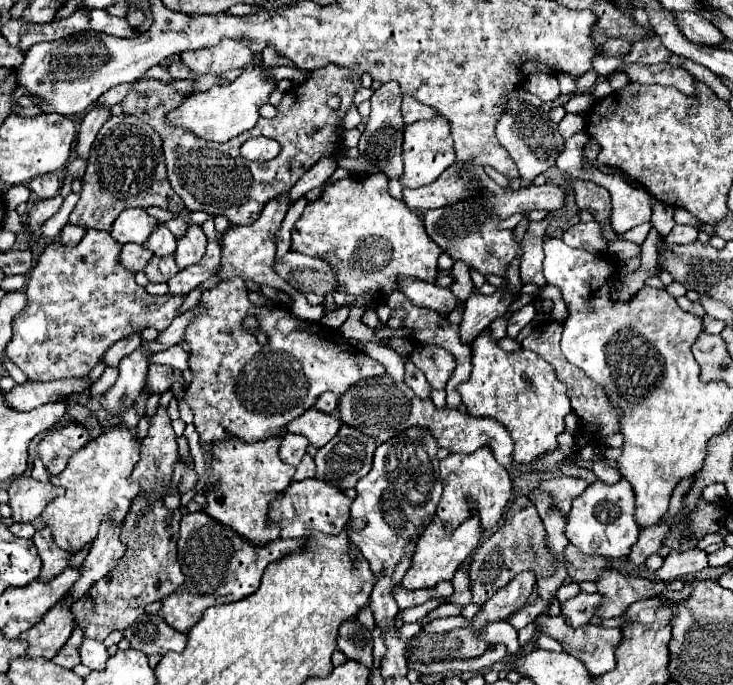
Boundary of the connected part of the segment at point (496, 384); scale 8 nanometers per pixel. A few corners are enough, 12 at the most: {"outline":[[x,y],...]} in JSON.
{"outline":[[488,328],[458,386],[470,416],[496,418],[530,464],[572,412],[542,356],[504,352]]}

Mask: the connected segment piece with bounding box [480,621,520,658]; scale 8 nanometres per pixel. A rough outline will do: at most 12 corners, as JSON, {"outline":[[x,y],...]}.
{"outline":[[508,621],[490,623],[480,635],[489,645],[519,653],[518,631]]}

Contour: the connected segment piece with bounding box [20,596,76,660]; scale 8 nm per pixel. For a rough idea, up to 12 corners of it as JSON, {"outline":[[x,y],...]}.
{"outline":[[72,596],[20,634],[26,656],[52,660],[74,630]]}

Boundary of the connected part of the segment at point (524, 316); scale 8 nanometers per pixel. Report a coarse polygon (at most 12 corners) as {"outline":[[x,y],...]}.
{"outline":[[534,304],[516,310],[508,320],[508,336],[516,338],[536,316]]}

